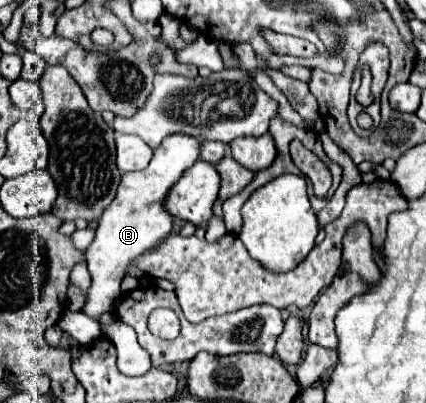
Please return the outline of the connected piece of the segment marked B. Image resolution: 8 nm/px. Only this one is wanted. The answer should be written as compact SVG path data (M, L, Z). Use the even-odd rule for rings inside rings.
M173 133L165 137L161 145L153 151L153 159L143 171L131 171L121 177L117 195L101 215L97 223L97 235L93 243L87 247L87 267L93 277L87 303L83 307L87 315L101 317L103 313L113 311L113 305L121 295L119 285L127 275L127 269L133 263L133 259L137 259L145 251L155 249L173 231L173 215L169 215L165 199L169 189L199 159L201 143L203 141L193 139L193 135Z

